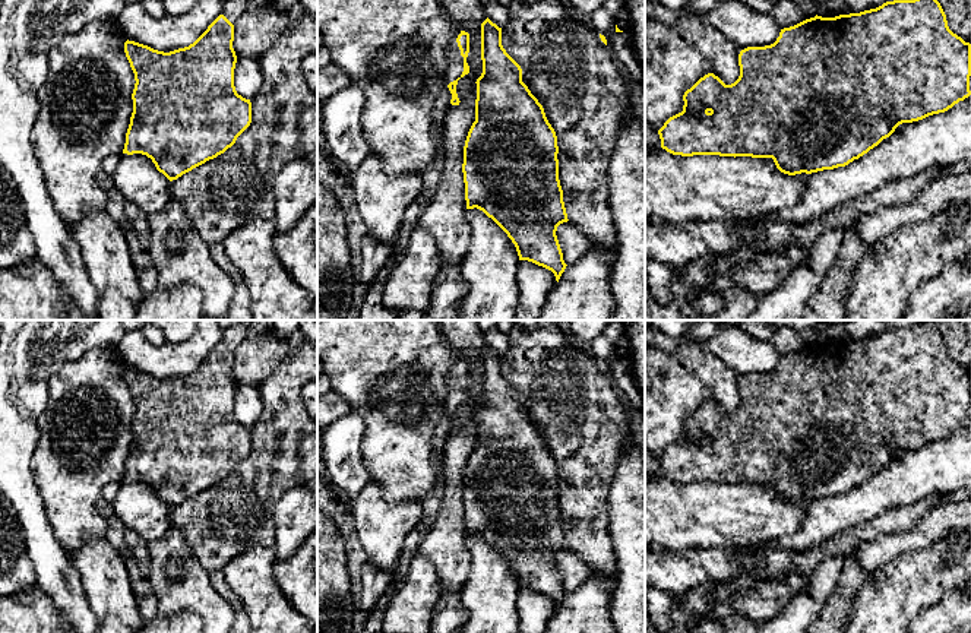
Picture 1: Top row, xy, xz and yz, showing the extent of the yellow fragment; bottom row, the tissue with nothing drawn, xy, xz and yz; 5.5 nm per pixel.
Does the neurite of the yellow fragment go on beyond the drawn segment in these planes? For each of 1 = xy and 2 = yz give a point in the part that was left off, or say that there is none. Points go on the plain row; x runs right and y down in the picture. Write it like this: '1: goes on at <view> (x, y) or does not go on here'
1: does not go on here
2: does not go on here

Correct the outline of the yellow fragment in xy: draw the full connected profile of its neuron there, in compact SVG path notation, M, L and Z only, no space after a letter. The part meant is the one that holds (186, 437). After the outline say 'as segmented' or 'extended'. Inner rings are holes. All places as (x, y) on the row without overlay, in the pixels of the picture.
M219 342L193 371L170 380L124 370L136 411L123 481L146 482L173 509L235 471L252 450L252 430L234 414L237 383L233 368L234 352Z | as segmented

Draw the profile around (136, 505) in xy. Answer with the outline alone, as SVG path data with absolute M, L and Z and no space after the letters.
M121 481L111 506L124 528L137 532L146 544L162 538L171 526L171 509L146 482Z

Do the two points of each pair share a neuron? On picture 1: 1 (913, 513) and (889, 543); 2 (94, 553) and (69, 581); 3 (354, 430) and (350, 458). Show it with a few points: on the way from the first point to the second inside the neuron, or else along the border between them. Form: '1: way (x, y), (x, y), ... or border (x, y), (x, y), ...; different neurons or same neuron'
1: border (929, 512), (907, 529), (866, 540); different neurons
2: border (67, 554), (79, 575), (88, 604); different neurons
3: way (350, 437), (350, 450); same neuron

